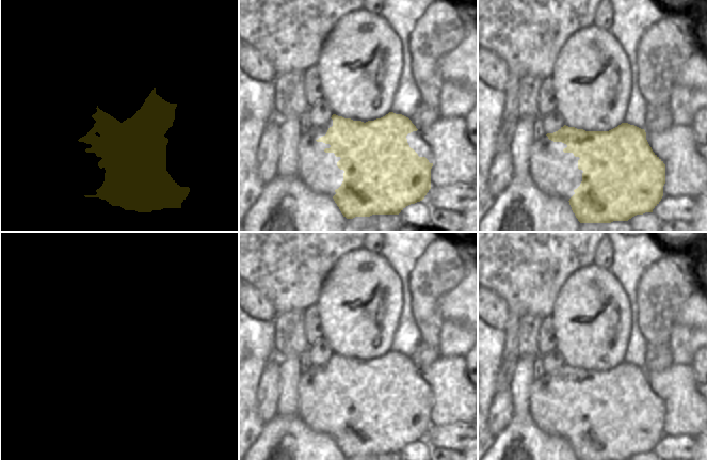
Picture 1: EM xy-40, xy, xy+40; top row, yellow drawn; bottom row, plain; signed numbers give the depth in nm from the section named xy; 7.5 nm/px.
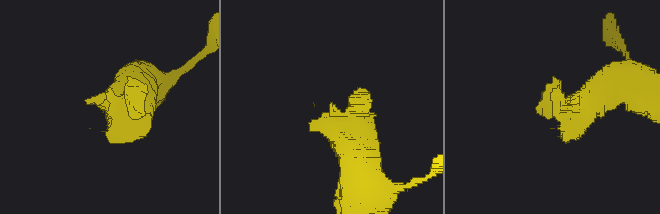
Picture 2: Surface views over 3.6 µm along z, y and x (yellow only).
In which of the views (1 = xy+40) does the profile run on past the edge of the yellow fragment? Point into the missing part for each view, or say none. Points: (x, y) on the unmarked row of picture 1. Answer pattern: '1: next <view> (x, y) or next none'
1: next xy+40 (561, 449)

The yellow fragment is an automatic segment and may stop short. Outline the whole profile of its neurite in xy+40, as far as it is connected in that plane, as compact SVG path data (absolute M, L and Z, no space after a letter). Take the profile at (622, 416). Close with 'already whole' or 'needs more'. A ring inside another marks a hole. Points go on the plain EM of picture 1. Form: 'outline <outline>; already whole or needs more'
outline M622 362L609 370L585 370L564 364L558 370L546 374L553 381L567 384L564 392L573 392L579 396L578 408L582 409L582 421L574 429L575 433L565 440L562 437L549 437L551 446L546 447L548 454L541 454L545 460L628 460L637 454L653 451L663 435L665 423L665 403L653 391L646 379L646 371L634 364Z; needs more

